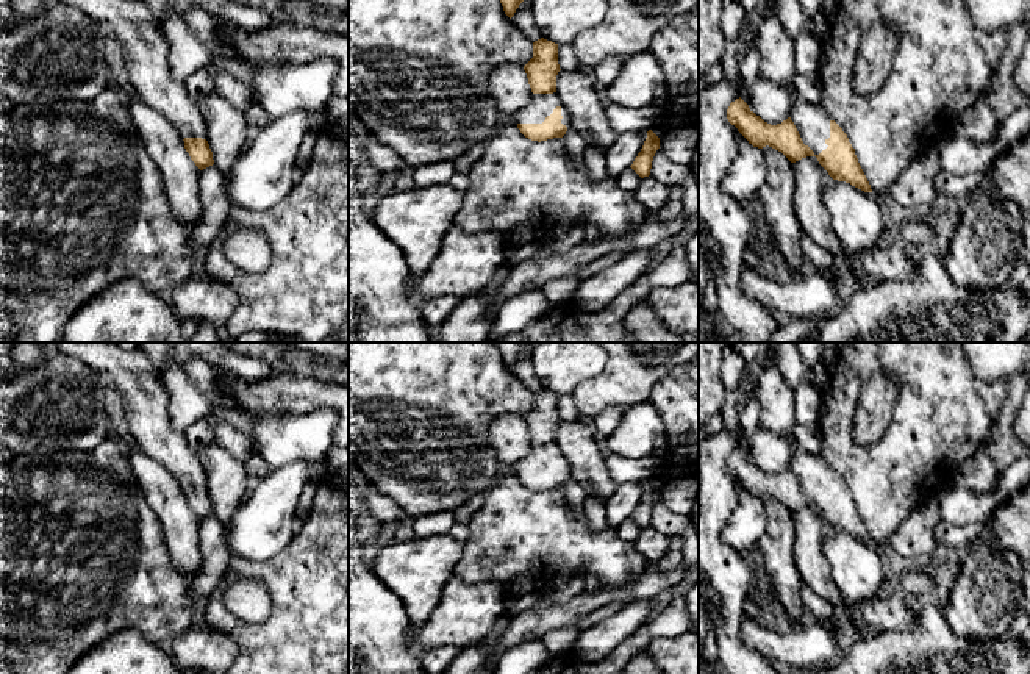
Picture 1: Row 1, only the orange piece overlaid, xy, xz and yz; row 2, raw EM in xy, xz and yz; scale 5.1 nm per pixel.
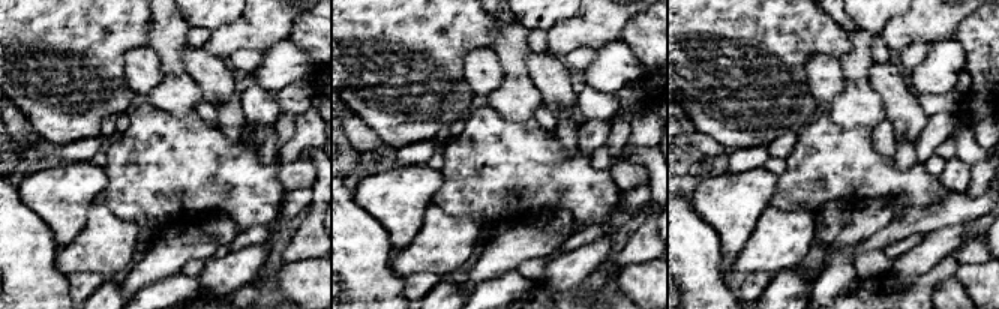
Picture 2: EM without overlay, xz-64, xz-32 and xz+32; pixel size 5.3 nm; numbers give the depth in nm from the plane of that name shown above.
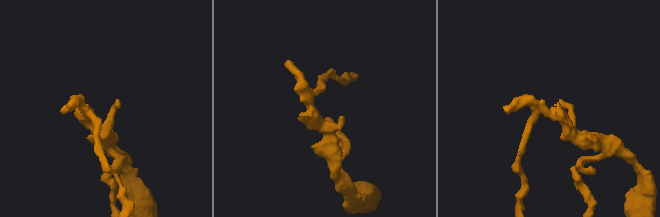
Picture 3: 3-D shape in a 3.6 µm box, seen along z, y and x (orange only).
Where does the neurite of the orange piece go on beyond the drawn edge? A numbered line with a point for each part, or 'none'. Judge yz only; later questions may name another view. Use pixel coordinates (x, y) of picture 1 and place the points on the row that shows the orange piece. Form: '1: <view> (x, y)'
1: yz (813, 124)

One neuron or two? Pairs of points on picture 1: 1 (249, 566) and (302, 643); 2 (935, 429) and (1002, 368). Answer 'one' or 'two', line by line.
1: one
2: two

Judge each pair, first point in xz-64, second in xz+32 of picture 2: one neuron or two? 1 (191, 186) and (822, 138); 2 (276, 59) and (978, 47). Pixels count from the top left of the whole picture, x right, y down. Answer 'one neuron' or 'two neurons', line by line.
1: one neuron
2: two neurons

